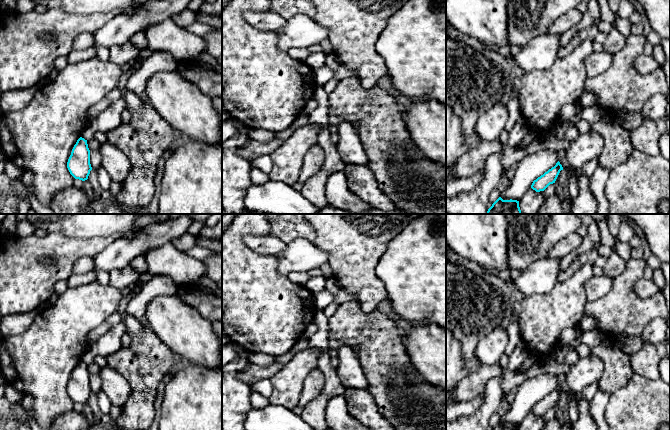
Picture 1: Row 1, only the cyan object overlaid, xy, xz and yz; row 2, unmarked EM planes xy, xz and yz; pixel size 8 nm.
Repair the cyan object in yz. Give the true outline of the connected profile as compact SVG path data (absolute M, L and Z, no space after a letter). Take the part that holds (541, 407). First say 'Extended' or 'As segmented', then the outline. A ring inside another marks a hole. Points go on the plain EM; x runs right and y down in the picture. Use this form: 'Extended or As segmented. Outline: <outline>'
As segmented. Outline: M558 385L554 391L534 404L531 412L536 416L544 415L550 408L555 407L561 394L563 394L563 391Z

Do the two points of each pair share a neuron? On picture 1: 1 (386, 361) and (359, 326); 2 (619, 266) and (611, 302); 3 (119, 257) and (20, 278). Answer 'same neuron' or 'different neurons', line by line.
1: same neuron
2: different neurons
3: different neurons

